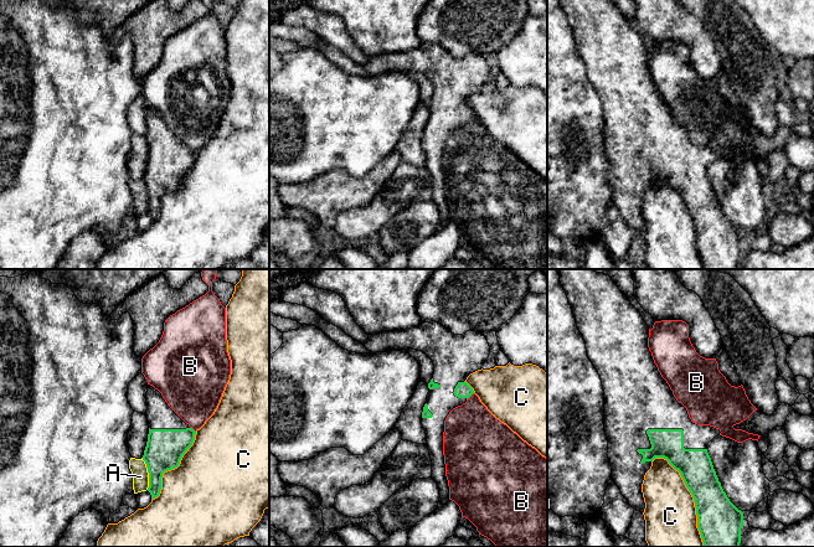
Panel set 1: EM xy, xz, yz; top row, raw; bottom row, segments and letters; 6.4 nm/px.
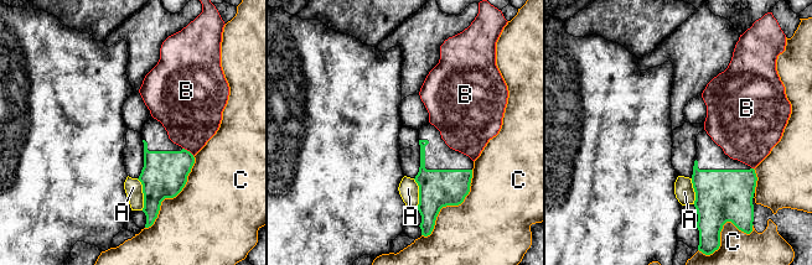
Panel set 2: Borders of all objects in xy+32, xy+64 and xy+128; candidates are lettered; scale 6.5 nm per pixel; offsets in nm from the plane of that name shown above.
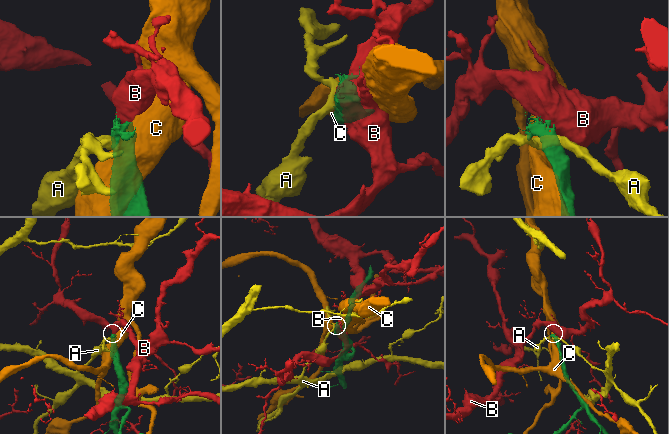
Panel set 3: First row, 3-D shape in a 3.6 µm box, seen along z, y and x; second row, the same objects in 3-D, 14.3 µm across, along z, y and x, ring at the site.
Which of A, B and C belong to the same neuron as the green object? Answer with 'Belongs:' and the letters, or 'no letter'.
Belongs: no letter

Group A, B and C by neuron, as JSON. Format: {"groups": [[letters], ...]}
{"groups": [["A"], ["B"], ["C"]]}

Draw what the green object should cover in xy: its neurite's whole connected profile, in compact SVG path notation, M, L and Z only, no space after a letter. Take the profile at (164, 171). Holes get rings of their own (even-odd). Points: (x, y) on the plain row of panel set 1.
M148 107L146 128L149 156L143 182L148 190L148 213L153 222L160 216L163 196L179 189L182 177L192 167L196 154L168 128L161 115L150 107Z

